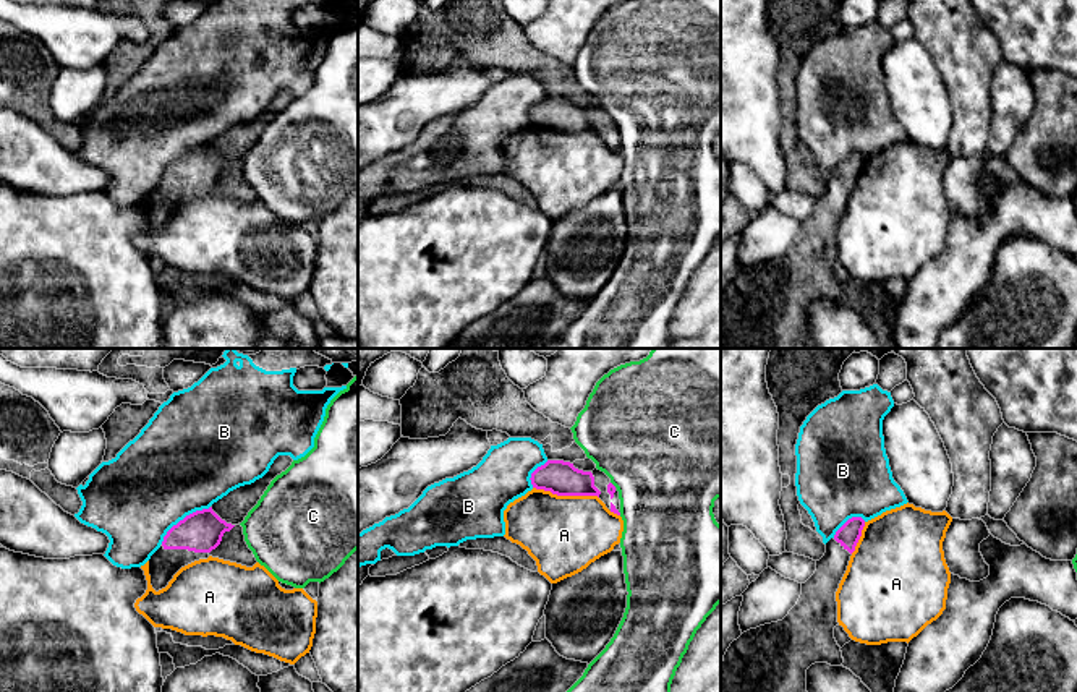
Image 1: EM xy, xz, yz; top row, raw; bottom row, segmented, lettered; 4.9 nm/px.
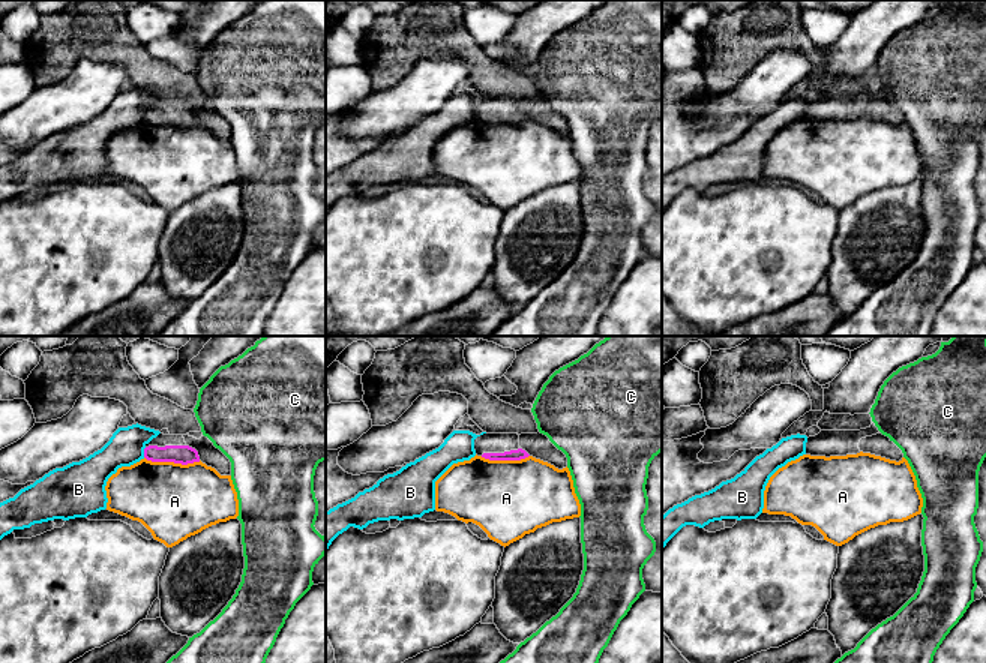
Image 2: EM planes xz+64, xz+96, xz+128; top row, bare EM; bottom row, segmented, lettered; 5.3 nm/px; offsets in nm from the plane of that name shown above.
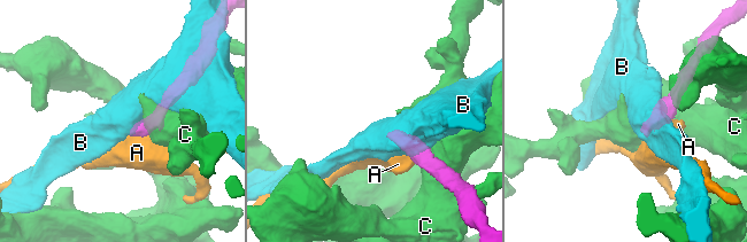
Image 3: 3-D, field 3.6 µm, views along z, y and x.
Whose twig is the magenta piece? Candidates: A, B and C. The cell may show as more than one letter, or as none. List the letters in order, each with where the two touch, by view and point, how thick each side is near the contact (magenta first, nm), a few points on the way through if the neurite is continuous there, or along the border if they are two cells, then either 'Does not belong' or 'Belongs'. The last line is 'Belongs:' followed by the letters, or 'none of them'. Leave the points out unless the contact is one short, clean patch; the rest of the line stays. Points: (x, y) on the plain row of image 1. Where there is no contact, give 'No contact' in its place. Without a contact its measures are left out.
A: Touches magenta at xz (566, 132). Thickness 170 nm (magenta) against 380 nm. Does not belong
B: Touches magenta at xy (183, 156). Thickness 200 nm (magenta) against 480 nm. Does not belong
C: Touches magenta at xz (612, 122). Thickness 50 nm (magenta) against 480 nm. Does not belong
Belongs: none of them

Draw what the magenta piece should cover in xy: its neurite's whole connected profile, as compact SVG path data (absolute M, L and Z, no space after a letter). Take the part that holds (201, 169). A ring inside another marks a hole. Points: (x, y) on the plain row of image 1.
M212 144L196 147L173 162L149 196L152 225L155 229L165 225L181 204L207 196L209 190L220 182L223 170L233 164L222 157Z

